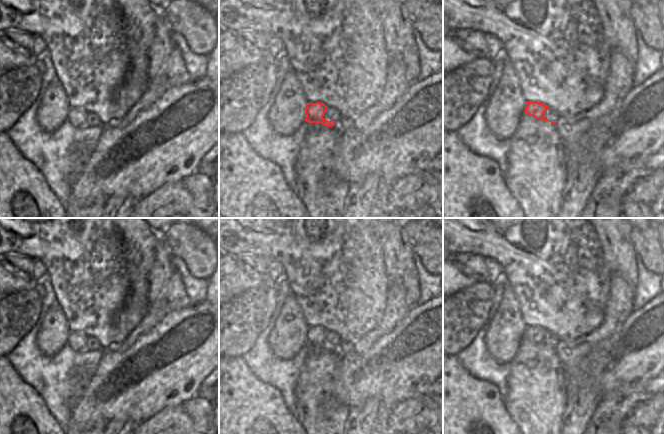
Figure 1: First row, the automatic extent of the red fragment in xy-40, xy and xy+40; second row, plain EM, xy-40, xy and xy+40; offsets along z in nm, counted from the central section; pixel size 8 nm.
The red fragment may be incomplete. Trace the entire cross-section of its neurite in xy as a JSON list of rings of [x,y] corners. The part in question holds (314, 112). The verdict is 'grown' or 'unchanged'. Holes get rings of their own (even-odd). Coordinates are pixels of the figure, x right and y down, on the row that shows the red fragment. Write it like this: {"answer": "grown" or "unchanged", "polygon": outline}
{"answer": "unchanged", "polygon": [[[307,103],[305,121],[308,123],[320,123],[326,127],[332,127],[335,124],[335,121],[328,121],[323,118],[326,110],[327,106],[324,103]]]}

